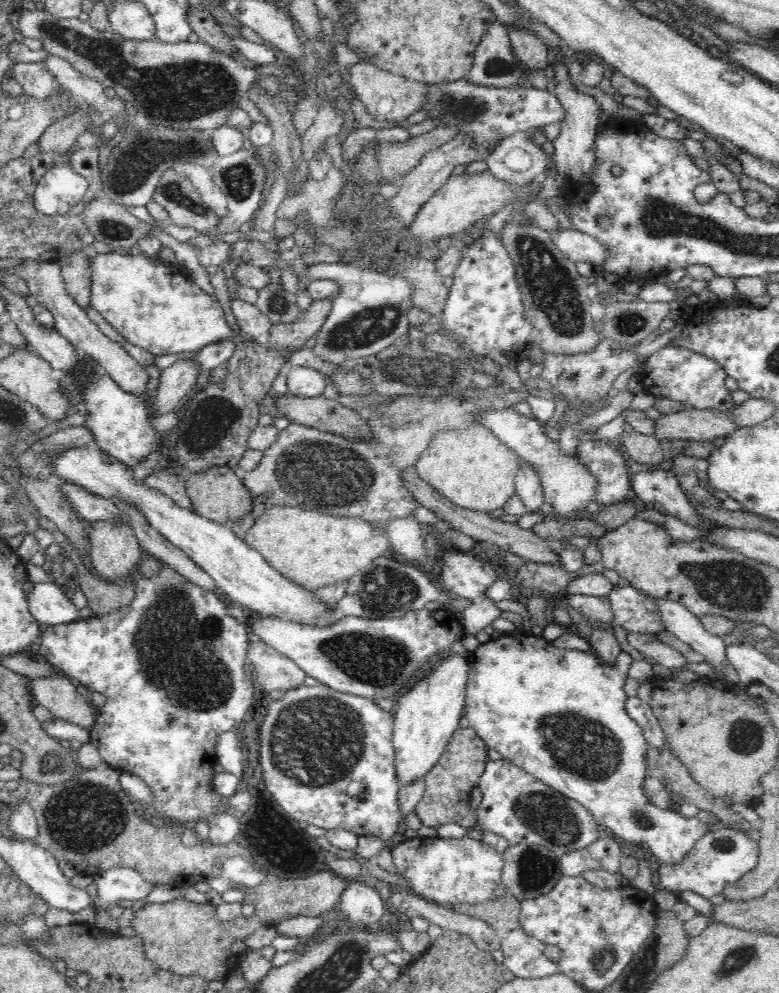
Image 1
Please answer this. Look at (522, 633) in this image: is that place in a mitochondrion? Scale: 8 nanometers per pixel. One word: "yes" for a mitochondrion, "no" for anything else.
no

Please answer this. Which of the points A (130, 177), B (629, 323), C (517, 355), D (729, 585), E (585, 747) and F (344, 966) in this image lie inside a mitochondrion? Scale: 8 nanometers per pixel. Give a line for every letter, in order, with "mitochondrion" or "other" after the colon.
A: mitochondrion
B: mitochondrion
C: other
D: mitochondrion
E: mitochondrion
F: mitochondrion

